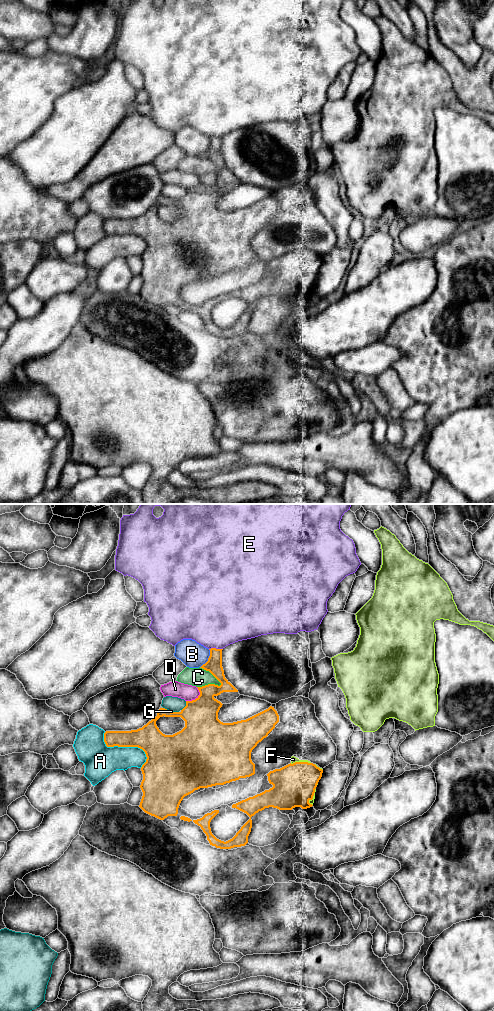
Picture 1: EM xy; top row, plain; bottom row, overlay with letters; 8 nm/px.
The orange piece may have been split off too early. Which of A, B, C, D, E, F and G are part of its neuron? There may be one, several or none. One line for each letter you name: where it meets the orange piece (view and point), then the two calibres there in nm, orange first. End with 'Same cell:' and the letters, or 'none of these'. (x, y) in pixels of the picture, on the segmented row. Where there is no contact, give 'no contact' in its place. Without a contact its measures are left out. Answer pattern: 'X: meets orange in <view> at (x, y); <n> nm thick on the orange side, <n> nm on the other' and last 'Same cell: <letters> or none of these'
Same cell: none of these

